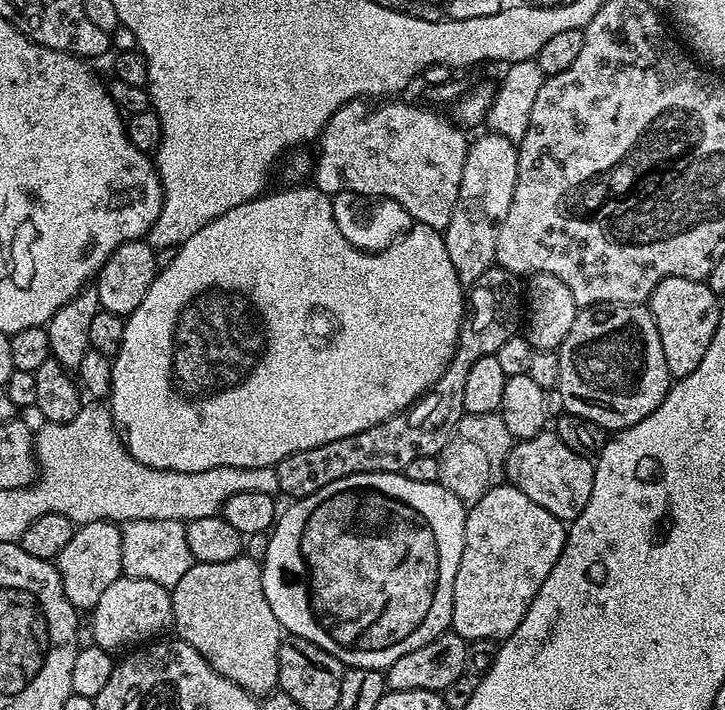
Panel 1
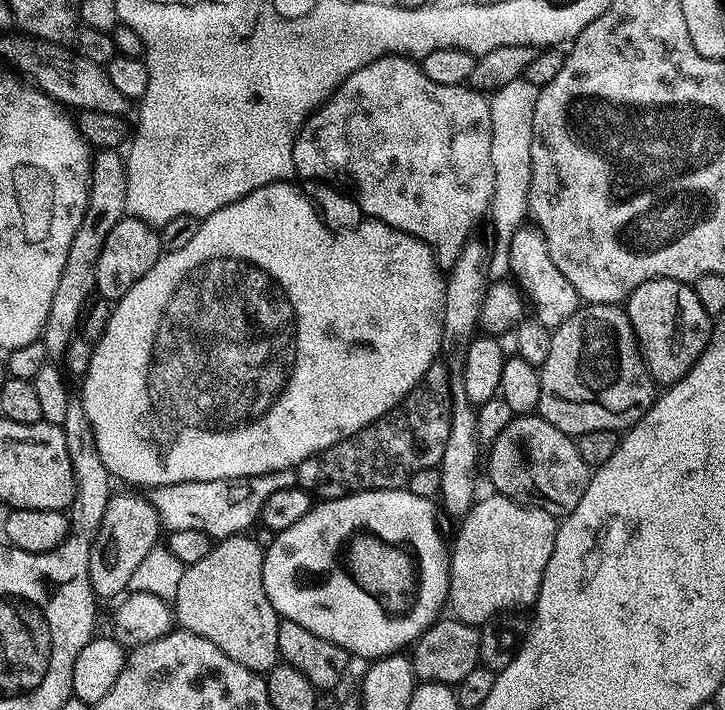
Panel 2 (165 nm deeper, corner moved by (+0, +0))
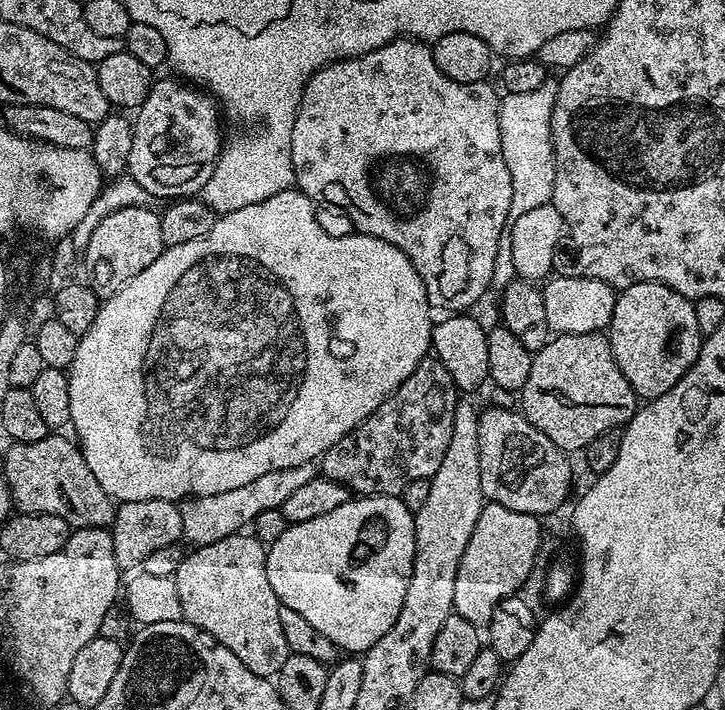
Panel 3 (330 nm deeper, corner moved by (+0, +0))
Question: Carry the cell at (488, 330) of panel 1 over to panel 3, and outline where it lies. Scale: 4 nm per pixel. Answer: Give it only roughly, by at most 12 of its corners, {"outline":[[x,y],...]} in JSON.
{"outline":[[435,358],[318,460],[362,496],[442,466],[458,389]]}

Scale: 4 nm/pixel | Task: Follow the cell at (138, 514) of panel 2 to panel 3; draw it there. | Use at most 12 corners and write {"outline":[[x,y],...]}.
{"outline":[[79,443],[7,445],[20,512],[108,528],[122,570],[183,537],[179,503],[117,507]]}

